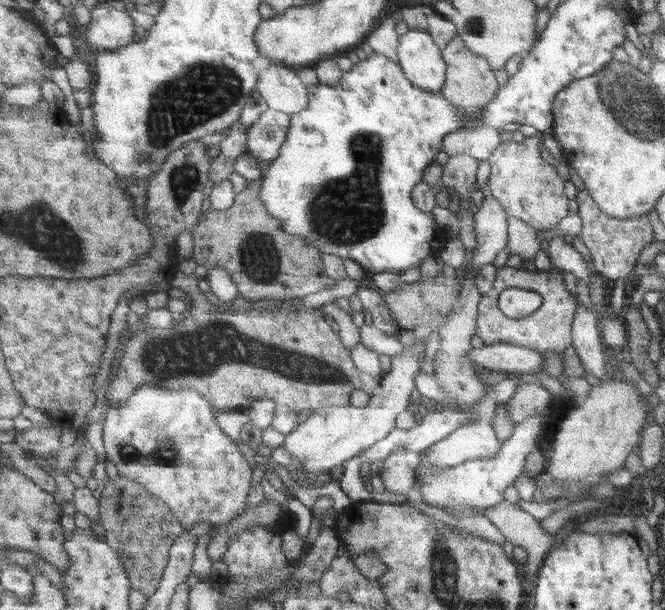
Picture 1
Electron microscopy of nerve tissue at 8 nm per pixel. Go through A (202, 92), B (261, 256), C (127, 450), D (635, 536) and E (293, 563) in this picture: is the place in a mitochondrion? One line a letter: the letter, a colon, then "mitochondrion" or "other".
A: mitochondrion
B: mitochondrion
C: mitochondrion
D: other
E: other

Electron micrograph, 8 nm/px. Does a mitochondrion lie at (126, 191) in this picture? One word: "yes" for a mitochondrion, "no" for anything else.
no

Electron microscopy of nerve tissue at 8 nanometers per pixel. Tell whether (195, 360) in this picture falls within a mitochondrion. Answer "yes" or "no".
yes

